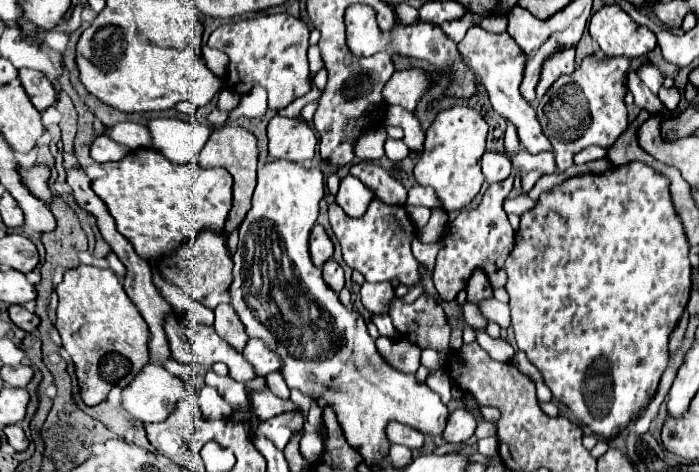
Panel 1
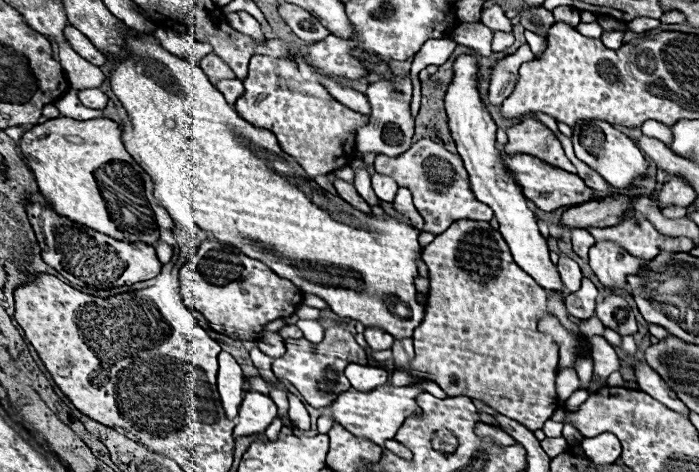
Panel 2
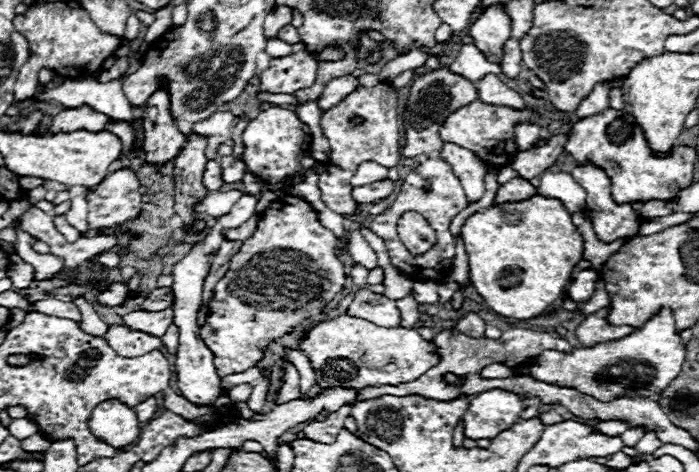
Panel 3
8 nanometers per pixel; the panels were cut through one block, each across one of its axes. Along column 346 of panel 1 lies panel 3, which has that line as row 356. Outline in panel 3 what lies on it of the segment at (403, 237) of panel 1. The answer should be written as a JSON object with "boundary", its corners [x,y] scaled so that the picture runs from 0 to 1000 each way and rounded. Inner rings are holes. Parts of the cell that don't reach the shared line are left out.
{"boundary":[[[423,415],[398,419],[392,432],[403,436],[398,445],[383,441],[375,449],[366,492],[355,508],[349,508],[343,534],[332,547],[329,572],[309,602],[303,631],[306,644],[298,648],[298,678],[286,695],[289,720],[309,750],[309,767],[315,763],[318,801],[326,792],[349,788],[369,771],[389,725],[395,725],[406,708],[415,708],[418,695],[426,691],[435,674],[455,669],[464,657],[464,648],[492,610],[495,585],[481,530],[484,504],[472,487],[455,483],[455,458],[449,441]]]}

